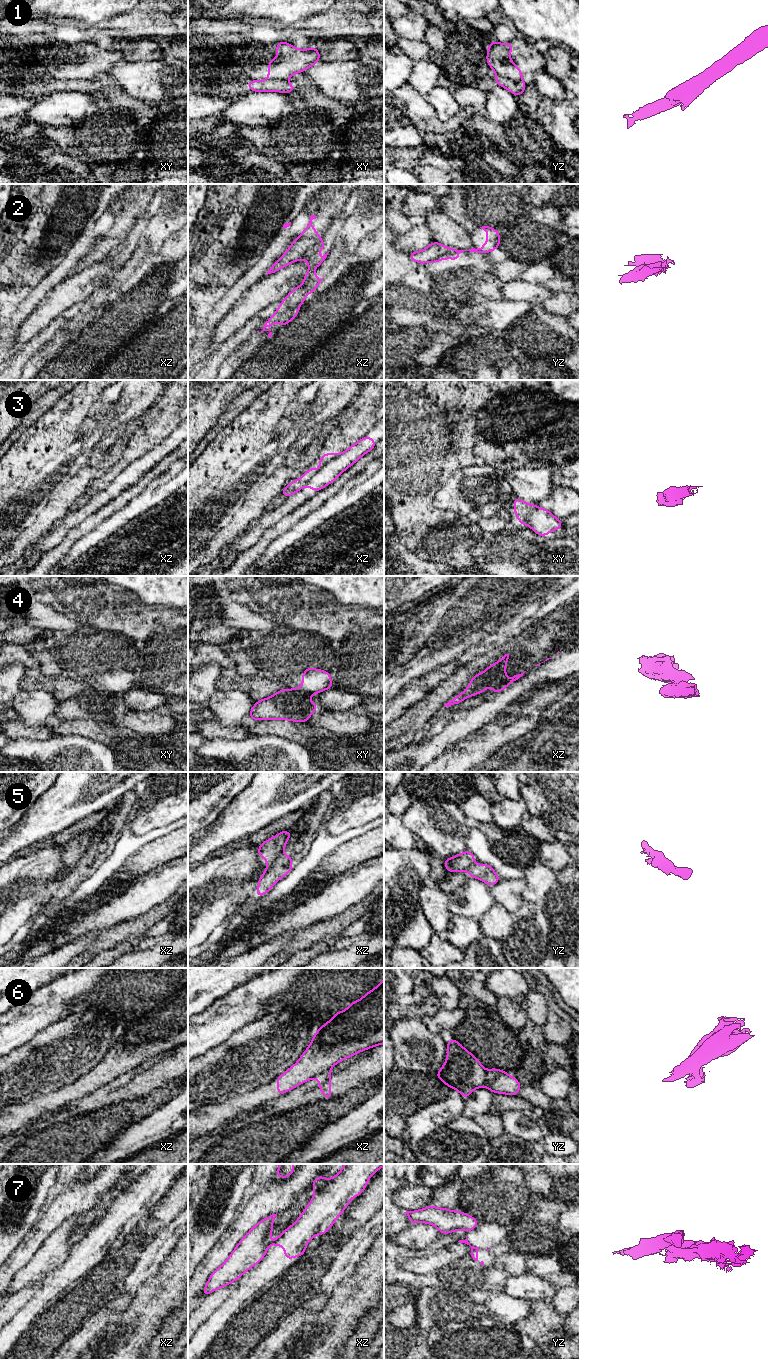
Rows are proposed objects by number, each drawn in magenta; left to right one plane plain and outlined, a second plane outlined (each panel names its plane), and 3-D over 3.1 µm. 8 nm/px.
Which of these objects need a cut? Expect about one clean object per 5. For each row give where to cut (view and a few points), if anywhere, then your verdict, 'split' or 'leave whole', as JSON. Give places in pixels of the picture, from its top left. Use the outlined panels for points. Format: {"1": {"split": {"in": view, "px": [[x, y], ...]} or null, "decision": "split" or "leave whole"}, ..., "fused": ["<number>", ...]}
{"1": {"split": {"in": "yz", "px": [[497, 74], [513, 80], [521, 80]]}, "decision": "split"}, "2": {"split": {"in": "xz", "px": [[312, 273], [304, 281]]}, "decision": "split"}, "3": {"split": {"in": "xy", "px": [[538, 507], [526, 517], [526, 524]]}, "decision": "split"}, "4": {"split": {"in": "xy", "px": [[291, 690], [310, 694]]}, "decision": "split"}, "5": {"split": {"in": "xz", "px": [[281, 853], [269, 865]]}, "decision": "split"}, "6": {"split": {"in": "xz", "px": [[330, 1067], [313, 1077]]}, "decision": "split"}, "7": {"split": {"in": "xz", "px": [[267, 1245], [264, 1253]]}, "decision": "split"}, "fused": ["1", "2", "3", "4", "5", "6", "7"]}

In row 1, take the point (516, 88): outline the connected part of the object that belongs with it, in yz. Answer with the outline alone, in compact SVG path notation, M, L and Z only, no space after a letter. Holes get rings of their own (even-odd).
M500 75L495 77L496 84L507 89L516 97L519 97L526 89L526 83L521 81L513 81Z

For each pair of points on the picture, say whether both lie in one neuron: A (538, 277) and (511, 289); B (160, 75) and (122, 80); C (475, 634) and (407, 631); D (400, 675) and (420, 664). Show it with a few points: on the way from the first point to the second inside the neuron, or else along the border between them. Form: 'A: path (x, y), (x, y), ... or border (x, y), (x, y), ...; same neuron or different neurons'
A: border (528, 281), (541, 285); different neurons
B: path (151, 80), (131, 80); same neuron
C: border (484, 622), (469, 629), (457, 642), (444, 647); different neurons
D: path (405, 674), (415, 668); same neuron

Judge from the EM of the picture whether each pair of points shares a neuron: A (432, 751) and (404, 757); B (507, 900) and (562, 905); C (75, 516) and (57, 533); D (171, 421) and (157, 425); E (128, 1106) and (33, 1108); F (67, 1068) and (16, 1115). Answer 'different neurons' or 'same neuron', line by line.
A: same neuron
B: different neurons
C: same neuron
D: same neuron
E: different neurons
F: different neurons

